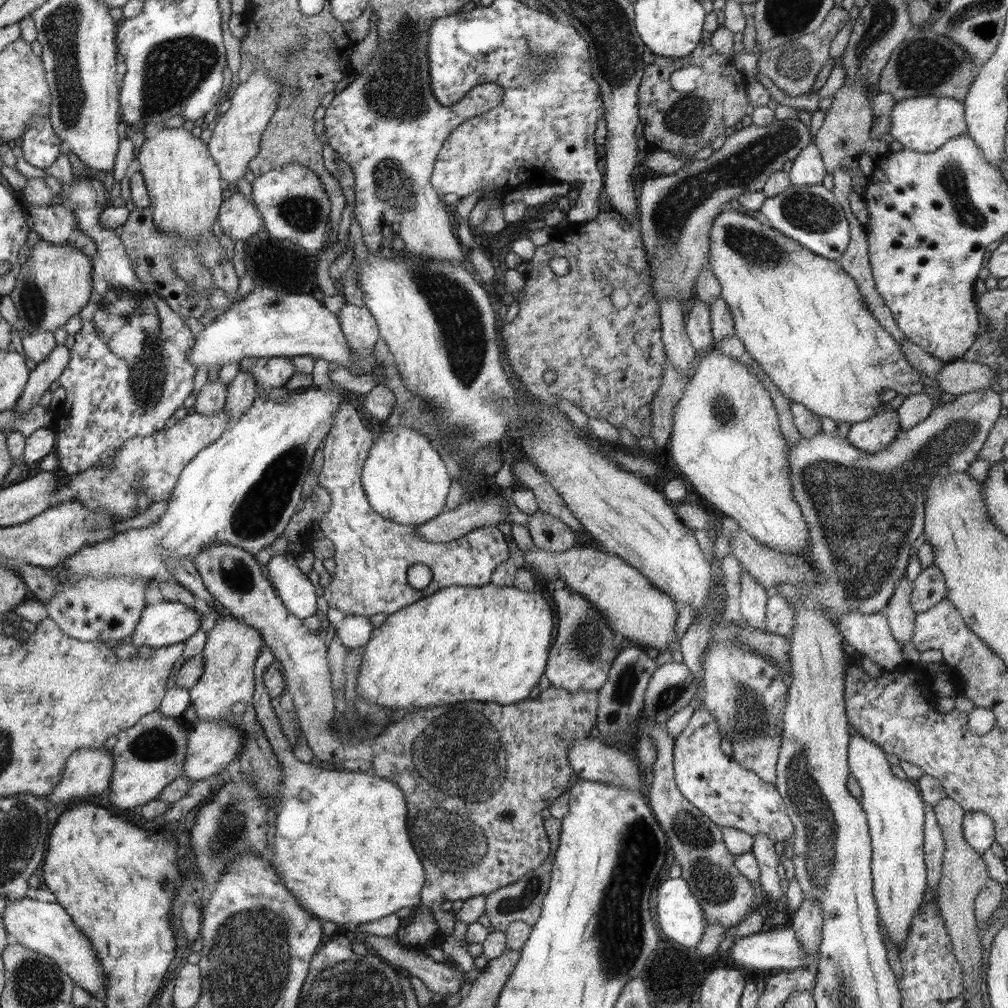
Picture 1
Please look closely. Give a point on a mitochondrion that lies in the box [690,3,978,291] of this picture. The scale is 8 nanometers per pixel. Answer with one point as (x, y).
(920, 69)

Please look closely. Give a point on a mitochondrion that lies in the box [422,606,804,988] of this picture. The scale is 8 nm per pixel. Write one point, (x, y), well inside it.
(638, 851)

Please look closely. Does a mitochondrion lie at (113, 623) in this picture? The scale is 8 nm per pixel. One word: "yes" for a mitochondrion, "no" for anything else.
no

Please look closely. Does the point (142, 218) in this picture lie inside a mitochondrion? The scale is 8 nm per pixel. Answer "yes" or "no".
no

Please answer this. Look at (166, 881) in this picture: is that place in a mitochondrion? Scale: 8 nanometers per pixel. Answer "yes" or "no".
yes

